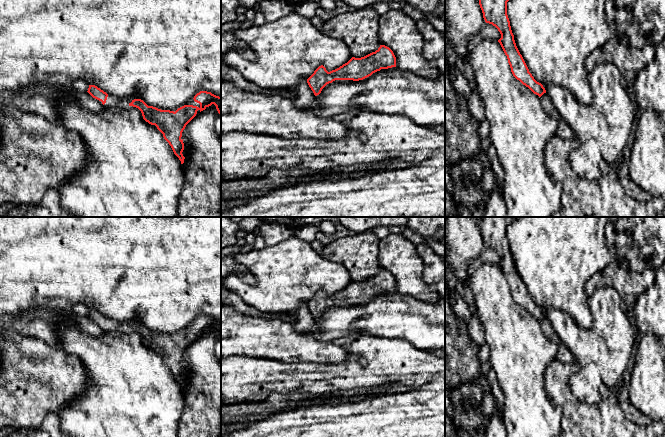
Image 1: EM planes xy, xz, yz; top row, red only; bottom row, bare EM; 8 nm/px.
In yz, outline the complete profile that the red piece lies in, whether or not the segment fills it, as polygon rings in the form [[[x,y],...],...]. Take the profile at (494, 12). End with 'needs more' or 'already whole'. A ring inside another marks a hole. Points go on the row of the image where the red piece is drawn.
[[[479,0],[479,5],[486,23],[495,26],[501,34],[498,40],[511,68],[513,76],[534,94],[541,97],[546,93],[545,88],[537,82],[520,54],[511,30],[507,15],[507,2],[509,0]]]; already whole

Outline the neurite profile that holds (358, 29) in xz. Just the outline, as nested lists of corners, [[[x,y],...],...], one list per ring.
[[[371,7],[339,14],[324,21],[323,33],[344,41],[352,57],[361,58],[380,47],[380,15]]]

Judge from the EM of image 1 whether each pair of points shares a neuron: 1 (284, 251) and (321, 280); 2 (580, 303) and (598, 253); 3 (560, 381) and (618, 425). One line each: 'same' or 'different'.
1: same
2: same
3: same

